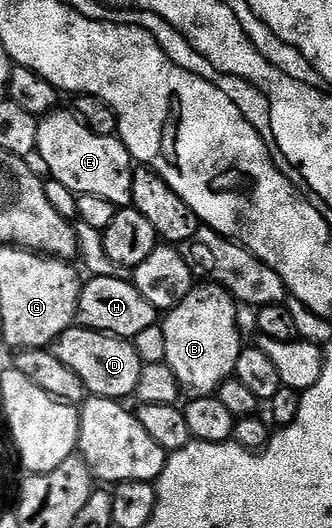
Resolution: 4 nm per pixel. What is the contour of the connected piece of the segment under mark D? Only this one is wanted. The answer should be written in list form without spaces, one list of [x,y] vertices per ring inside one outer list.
[[[73,327],[54,342],[54,352],[56,358],[66,363],[66,367],[70,367],[78,379],[82,379],[91,396],[128,399],[124,397],[131,398],[135,394],[142,362],[131,340],[111,337],[108,333],[93,329]]]

